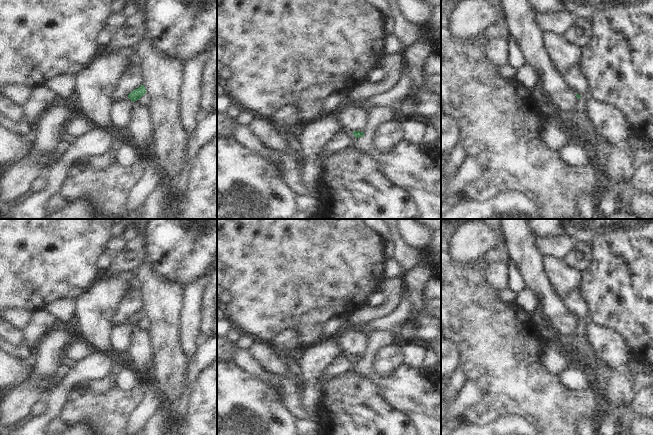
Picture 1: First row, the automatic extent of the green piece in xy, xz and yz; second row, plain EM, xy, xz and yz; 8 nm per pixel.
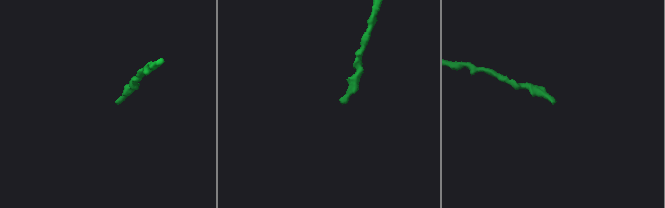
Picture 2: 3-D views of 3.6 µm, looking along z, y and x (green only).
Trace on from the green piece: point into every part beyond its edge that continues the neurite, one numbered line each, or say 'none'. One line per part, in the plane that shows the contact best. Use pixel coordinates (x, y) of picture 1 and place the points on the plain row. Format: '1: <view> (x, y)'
1: xy (122, 336)

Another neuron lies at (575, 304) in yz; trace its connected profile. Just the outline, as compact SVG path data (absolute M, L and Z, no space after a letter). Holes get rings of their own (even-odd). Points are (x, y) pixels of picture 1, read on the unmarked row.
M573 293L565 301L565 305L569 313L573 317L579 318L583 324L589 326L592 323L590 310L579 293Z

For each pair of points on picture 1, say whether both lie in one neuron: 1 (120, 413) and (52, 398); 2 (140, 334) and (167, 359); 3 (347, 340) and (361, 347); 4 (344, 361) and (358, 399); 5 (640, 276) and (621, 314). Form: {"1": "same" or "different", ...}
{"1": "different", "2": "different", "3": "same", "4": "different", "5": "same"}

